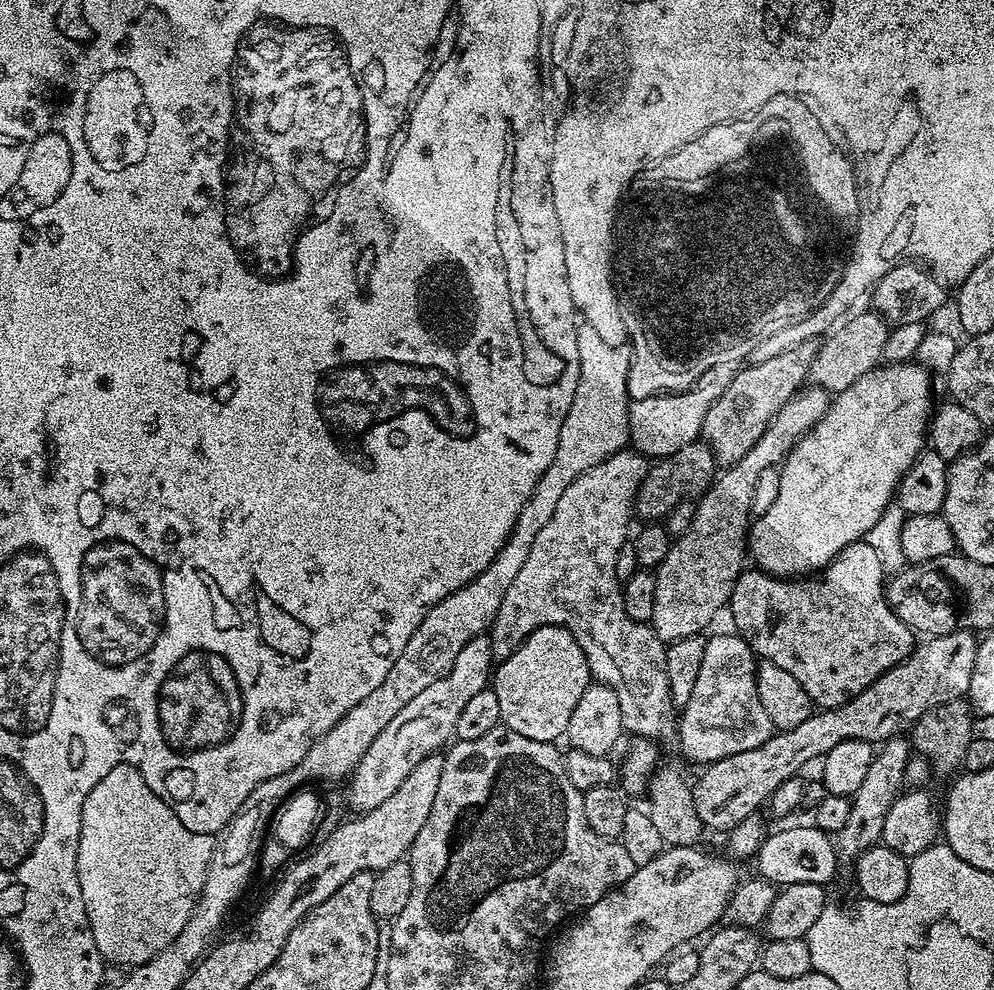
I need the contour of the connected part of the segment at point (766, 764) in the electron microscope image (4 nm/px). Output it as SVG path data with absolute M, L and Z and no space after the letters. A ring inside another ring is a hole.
M957 630L945 636L929 636L917 643L904 661L889 672L881 674L866 690L851 696L836 708L813 711L802 726L794 730L777 731L762 746L742 754L730 754L703 769L692 784L694 810L702 818L705 829L727 833L738 822L757 815L760 807L772 799L774 790L782 782L799 777L800 771L811 760L819 761L838 742L861 740L879 746L891 736L901 735L911 729L926 710L967 697L970 674L974 674L977 637L971 631ZM904 728L904 729L903 729Z

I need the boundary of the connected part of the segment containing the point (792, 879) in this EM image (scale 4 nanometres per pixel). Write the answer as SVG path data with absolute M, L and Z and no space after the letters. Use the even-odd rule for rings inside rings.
M815 826L808 828L784 828L781 832L765 835L762 846L756 852L754 863L763 879L771 884L783 886L798 882L814 882L815 884L831 885L836 876L838 861L836 845L829 833Z

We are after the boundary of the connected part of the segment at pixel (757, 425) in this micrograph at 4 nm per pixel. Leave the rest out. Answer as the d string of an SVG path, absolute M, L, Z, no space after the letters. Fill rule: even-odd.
M807 340L802 342L802 346L794 346L794 350L785 350L770 358L770 362L749 364L737 371L734 382L726 386L722 398L710 406L700 431L703 443L708 445L717 465L738 462L742 454L746 454L746 450L750 450L750 446L766 434L766 428L778 410L782 410L782 406L786 406L786 402L790 402L790 398L805 387L817 347L817 341Z

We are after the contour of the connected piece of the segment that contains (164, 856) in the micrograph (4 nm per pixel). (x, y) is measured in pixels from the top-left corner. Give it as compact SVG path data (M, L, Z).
M134 764L114 766L110 774L86 794L80 815L76 869L90 934L94 934L94 946L98 946L98 954L105 962L131 970L150 962L150 958L166 950L166 946L182 934L196 910L217 843L217 837L211 832L186 830L186 826L178 822L178 814L150 790L147 776Z

